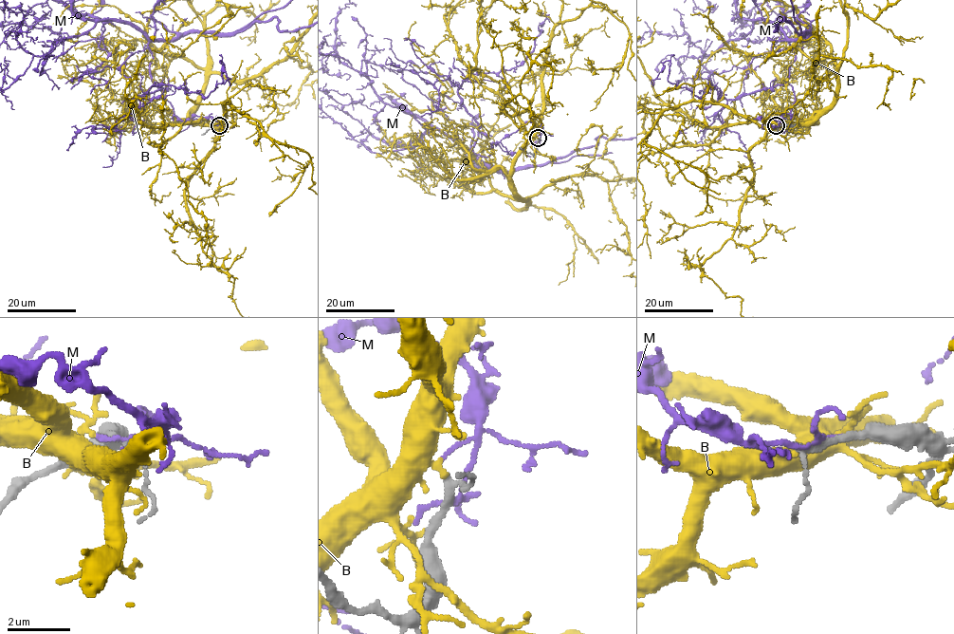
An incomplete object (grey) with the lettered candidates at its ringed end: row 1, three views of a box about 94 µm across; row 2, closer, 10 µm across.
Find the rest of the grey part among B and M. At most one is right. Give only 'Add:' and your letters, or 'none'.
Add: none

